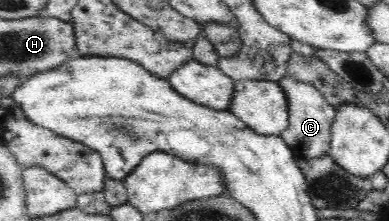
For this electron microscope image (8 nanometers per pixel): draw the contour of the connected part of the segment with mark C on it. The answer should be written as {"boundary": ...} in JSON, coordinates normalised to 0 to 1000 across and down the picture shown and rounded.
{"boundary":[[[743,344],[715,376],[730,398],[738,457],[743,457],[743,552],[738,579],[720,606],[743,670],[753,679],[758,724],[799,724],[841,701],[851,661],[851,575],[866,493],[841,466],[825,416],[797,380],[769,371]]]}

